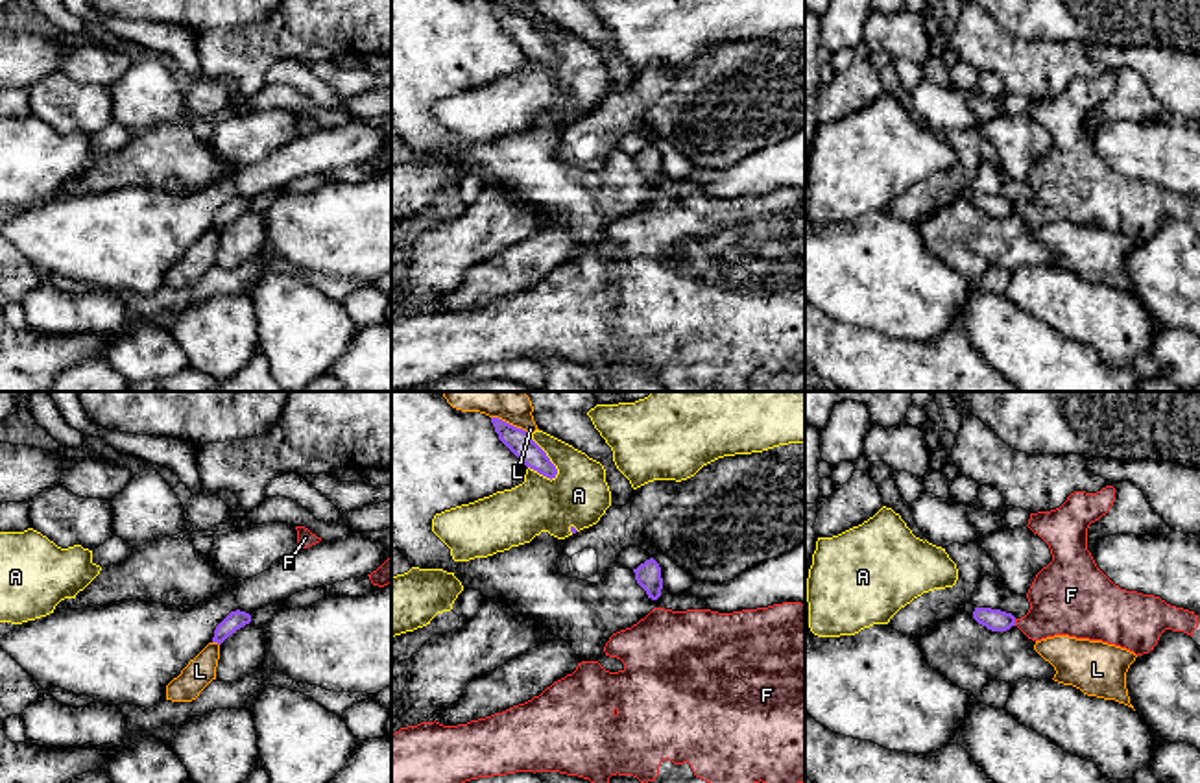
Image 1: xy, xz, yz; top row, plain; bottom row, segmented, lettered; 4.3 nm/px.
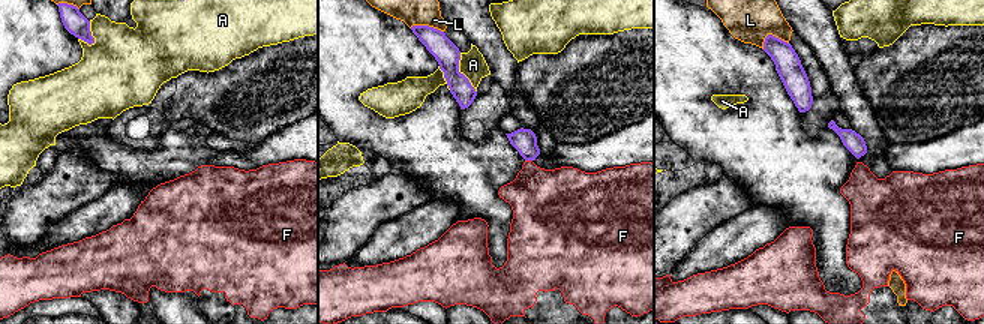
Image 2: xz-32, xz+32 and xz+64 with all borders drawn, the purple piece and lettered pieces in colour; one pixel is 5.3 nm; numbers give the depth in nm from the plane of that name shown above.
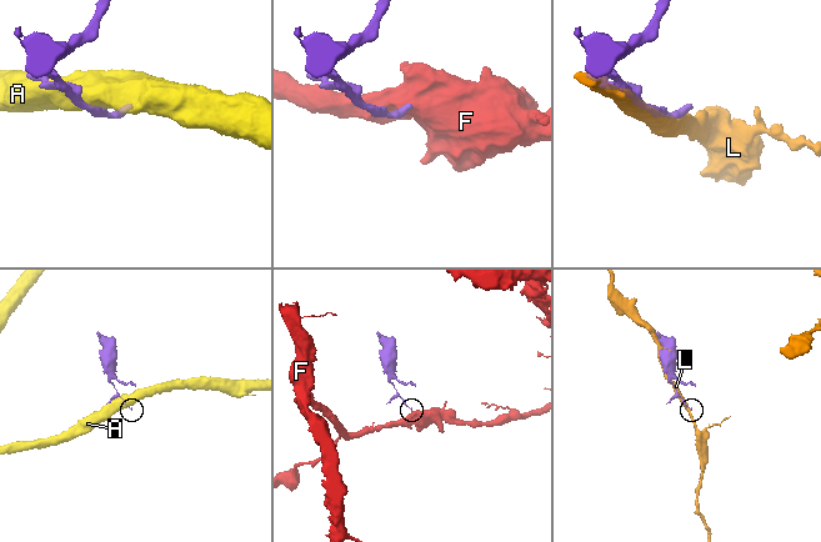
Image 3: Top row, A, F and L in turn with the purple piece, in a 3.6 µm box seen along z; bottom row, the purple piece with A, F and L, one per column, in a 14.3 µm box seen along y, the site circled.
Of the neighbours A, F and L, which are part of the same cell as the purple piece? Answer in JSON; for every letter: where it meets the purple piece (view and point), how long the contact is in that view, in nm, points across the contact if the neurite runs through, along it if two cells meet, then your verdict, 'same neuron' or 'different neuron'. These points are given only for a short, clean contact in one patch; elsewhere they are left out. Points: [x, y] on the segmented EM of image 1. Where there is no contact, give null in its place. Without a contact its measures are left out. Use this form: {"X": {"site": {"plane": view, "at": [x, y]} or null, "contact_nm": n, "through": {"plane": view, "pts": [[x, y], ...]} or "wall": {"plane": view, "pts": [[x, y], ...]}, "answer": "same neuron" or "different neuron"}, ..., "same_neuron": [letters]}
{"A": {"site": {"plane": "xz", "at": [549, 458]}, "contact_nm": 220, "answer": "different neuron"}, "F": {"site": {"plane": "yz", "at": [1014, 623]}, "contact_nm": 30, "wall": {"plane": "yz", "pts": [[1014, 619], [1016, 625]]}, "answer": "different neuron"}, "L": {"site": {"plane": "xz", "at": [512, 425]}, "contact_nm": 190, "answer": "different neuron"}, "same_neuron": []}

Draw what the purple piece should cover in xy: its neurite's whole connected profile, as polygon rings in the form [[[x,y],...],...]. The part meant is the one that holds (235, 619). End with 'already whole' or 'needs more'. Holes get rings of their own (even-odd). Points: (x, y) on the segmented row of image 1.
[[[231,611],[214,630],[212,643],[222,644],[236,630],[251,622],[251,615],[246,611]]] | already whole

